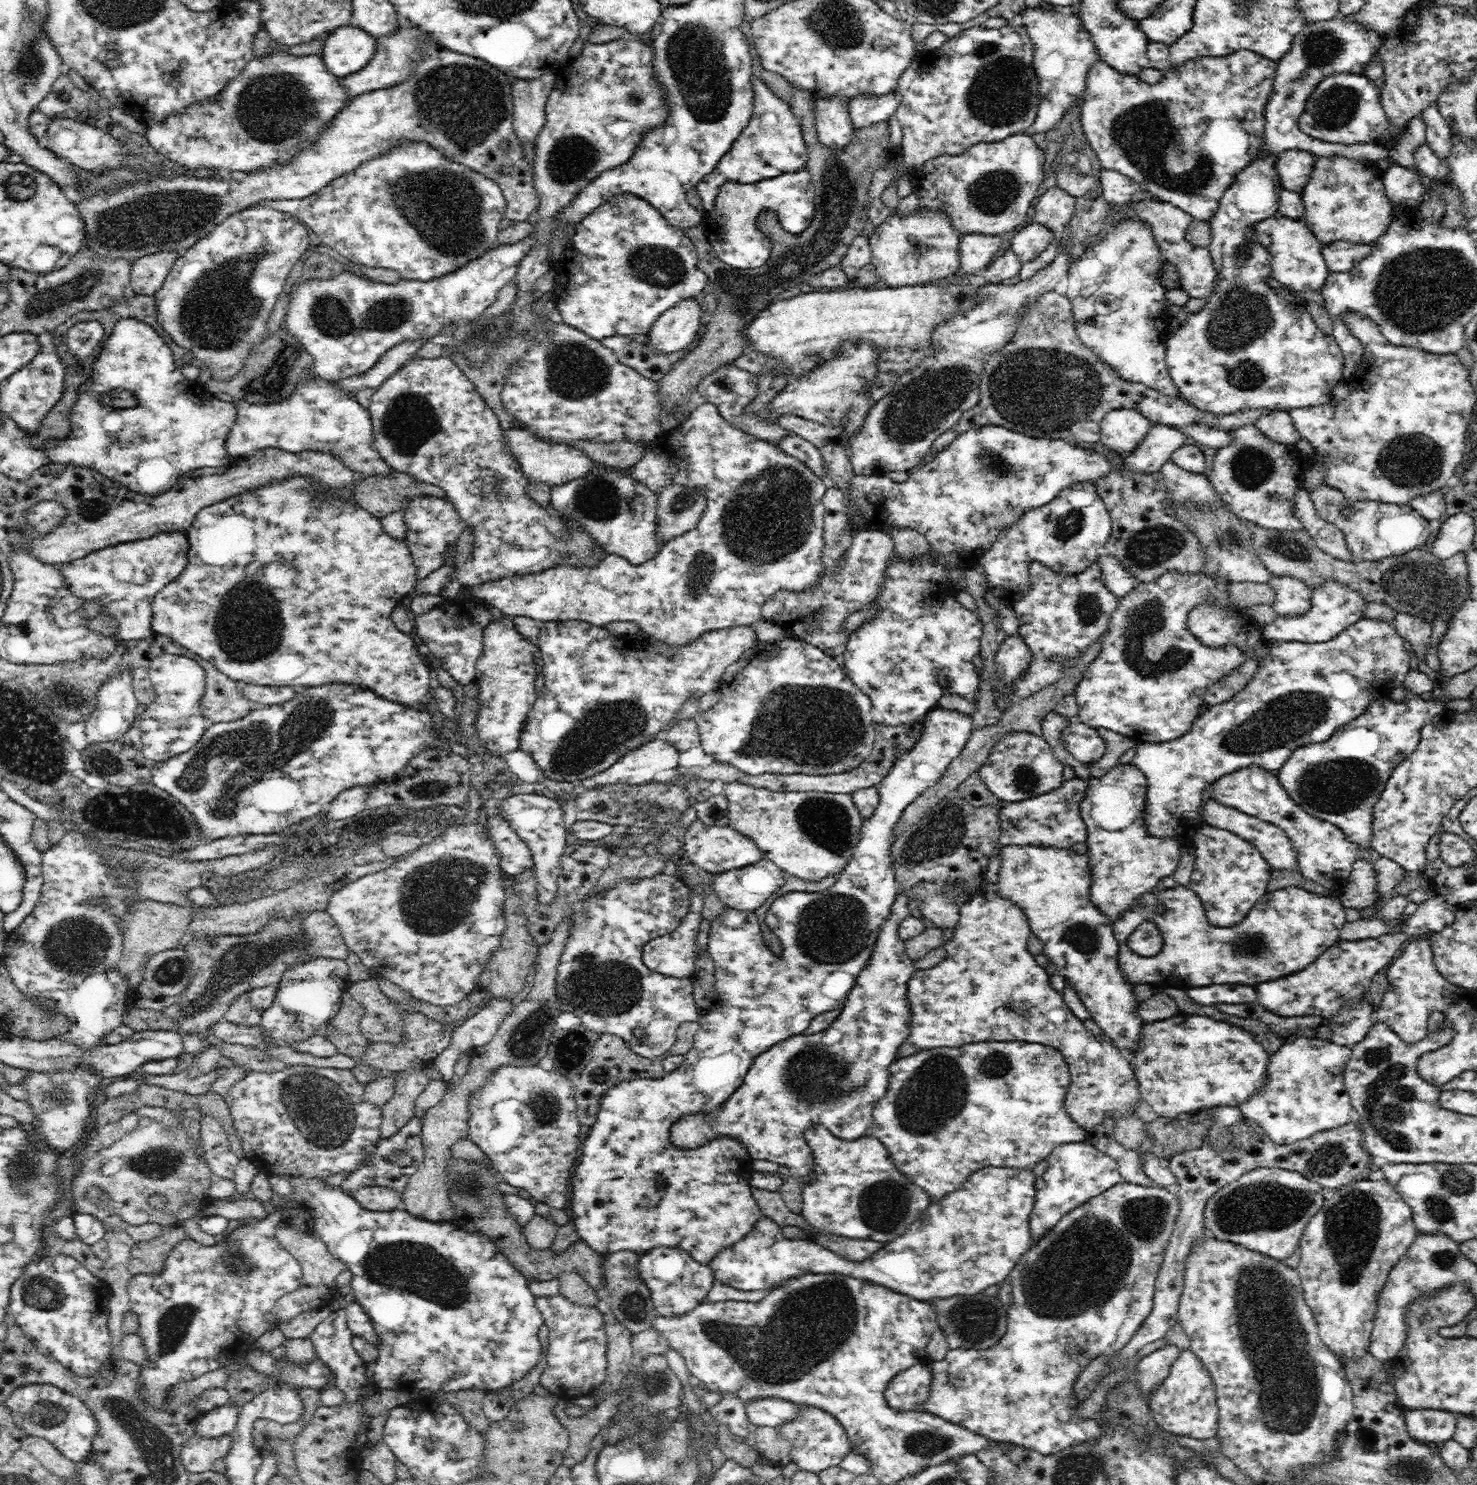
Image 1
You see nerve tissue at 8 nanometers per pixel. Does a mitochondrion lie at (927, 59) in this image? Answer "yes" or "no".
no

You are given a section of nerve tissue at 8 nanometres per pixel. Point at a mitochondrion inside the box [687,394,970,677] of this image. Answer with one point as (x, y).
(773, 516)

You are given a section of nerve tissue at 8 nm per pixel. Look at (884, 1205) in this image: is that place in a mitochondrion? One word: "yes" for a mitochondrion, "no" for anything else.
yes

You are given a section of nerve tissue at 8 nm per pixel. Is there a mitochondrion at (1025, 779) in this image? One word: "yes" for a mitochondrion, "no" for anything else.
yes

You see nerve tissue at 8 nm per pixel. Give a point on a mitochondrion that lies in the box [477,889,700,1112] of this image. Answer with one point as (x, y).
(601, 987)

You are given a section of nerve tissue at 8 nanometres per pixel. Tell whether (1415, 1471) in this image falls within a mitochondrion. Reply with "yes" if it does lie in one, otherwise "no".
yes

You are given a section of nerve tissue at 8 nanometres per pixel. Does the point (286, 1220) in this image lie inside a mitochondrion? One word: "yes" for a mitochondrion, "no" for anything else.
no

